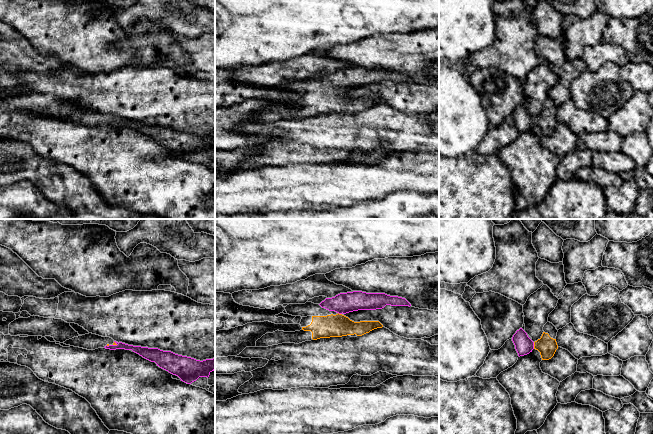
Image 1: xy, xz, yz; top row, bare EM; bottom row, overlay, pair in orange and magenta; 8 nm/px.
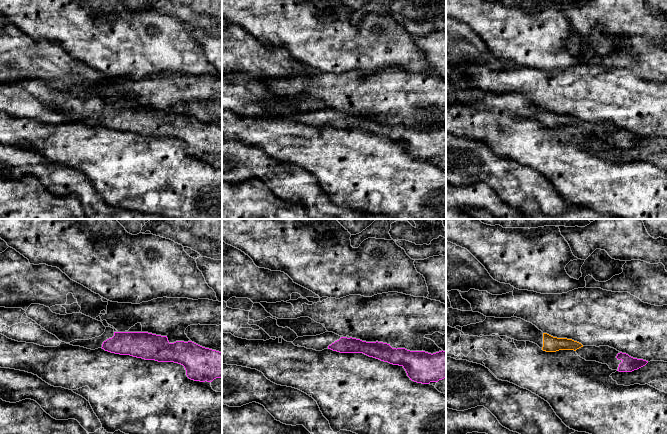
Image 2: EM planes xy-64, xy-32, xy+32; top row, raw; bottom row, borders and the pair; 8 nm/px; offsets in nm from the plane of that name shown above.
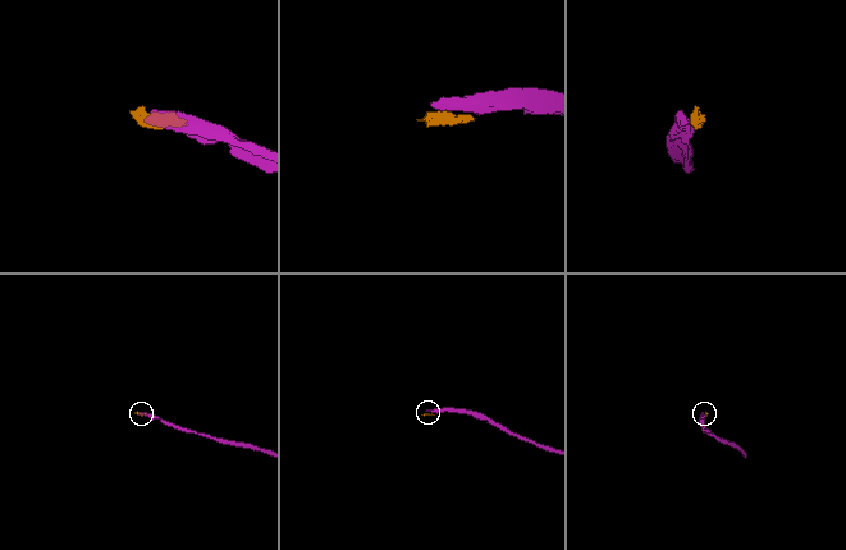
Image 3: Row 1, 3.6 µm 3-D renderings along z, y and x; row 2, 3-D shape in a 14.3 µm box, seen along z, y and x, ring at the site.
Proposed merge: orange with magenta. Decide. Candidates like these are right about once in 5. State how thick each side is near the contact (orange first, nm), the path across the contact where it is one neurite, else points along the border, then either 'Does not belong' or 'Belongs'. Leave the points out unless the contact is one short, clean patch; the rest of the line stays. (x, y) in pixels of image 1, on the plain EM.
Thickness 160 nm (orange) against 150 nm. Path across: yz (547, 122), (534, 121), (524, 121). Belongs

